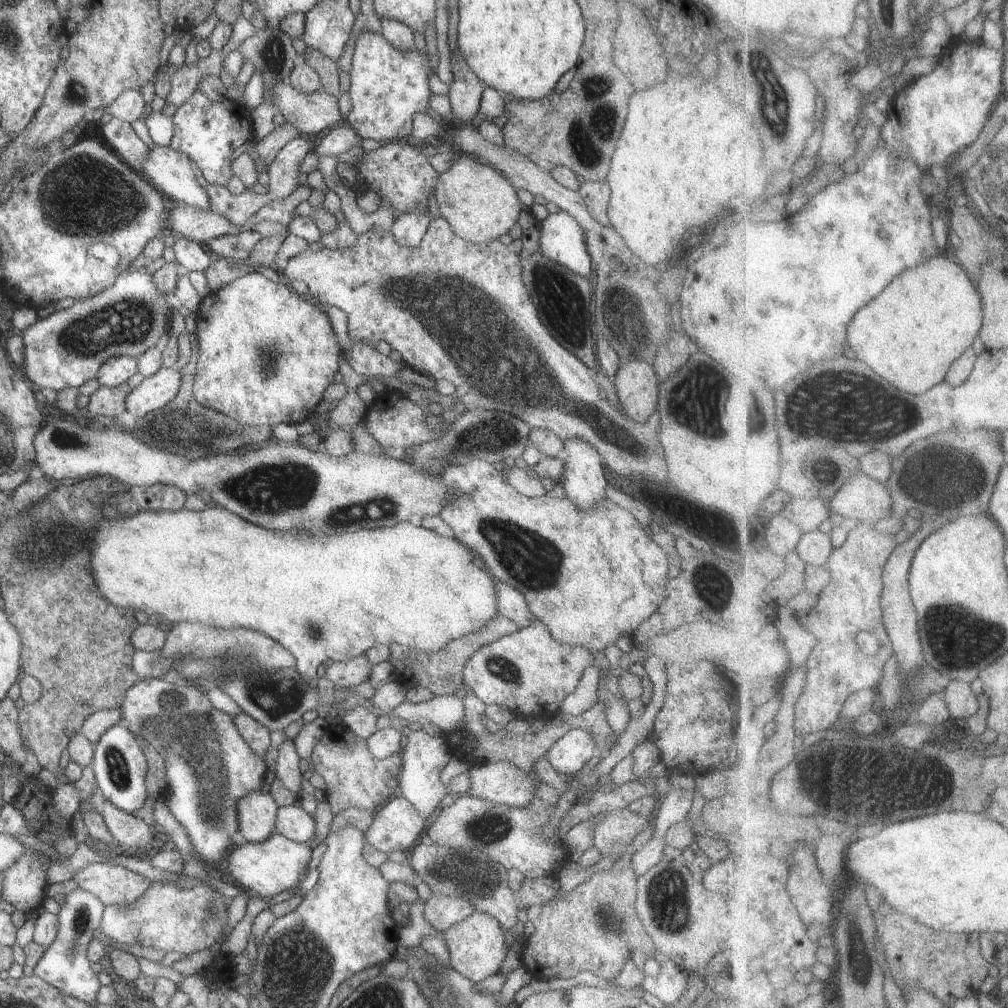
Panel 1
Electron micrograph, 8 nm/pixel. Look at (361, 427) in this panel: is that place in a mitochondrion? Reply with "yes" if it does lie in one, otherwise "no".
no

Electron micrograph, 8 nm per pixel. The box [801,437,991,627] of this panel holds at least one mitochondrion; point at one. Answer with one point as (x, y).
(975, 483)

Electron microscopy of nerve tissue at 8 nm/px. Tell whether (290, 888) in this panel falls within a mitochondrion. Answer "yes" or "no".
no

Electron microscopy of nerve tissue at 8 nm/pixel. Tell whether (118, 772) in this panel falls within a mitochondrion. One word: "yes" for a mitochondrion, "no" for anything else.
yes

